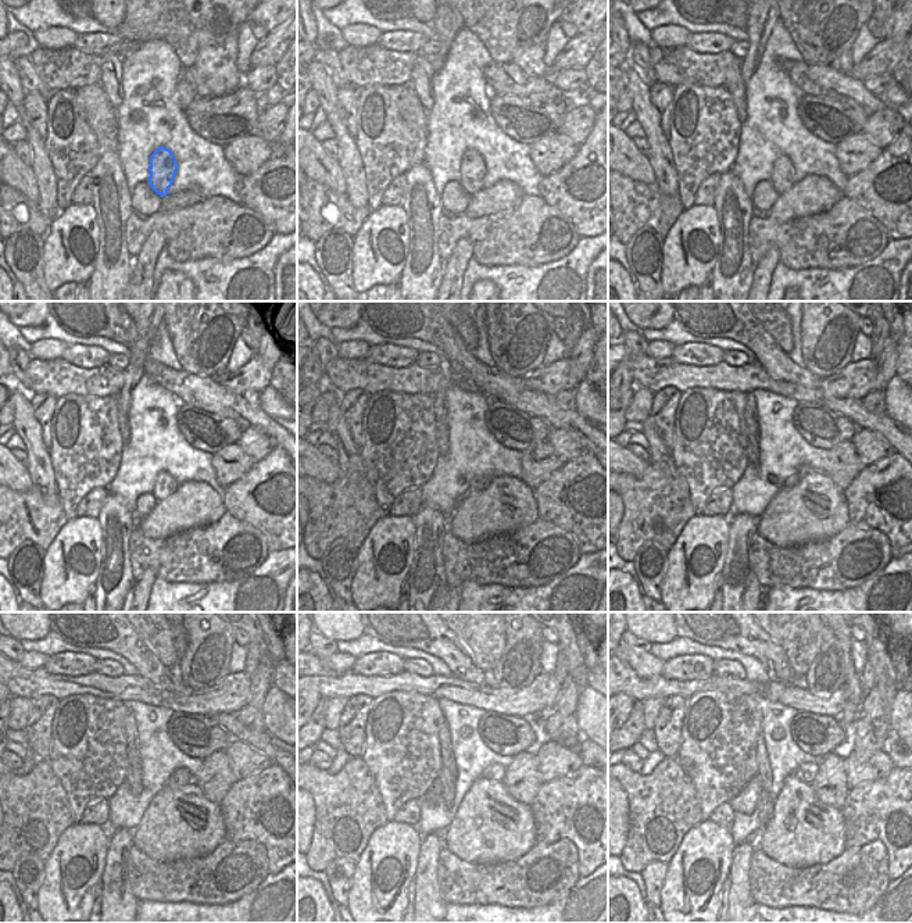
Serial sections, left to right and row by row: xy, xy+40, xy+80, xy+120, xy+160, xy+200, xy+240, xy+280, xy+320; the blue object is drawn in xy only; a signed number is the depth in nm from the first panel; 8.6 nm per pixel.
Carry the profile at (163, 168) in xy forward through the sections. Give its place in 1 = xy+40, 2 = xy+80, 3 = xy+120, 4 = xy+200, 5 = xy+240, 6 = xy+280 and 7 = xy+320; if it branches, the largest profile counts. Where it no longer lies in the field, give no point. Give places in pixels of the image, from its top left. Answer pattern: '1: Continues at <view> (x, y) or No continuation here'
1: Continues at xy+40 (472, 165)
2: Continues at xy+80 (783, 176)
3: Continues at xy+120 (165, 485)
4: Continues at xy+200 (790, 482)
5: Continues at xy+240 (181, 776)
6: Continues at xy+280 (496, 772)
7: Continues at xy+320 (805, 772).

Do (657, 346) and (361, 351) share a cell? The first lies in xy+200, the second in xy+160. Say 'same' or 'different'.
same

